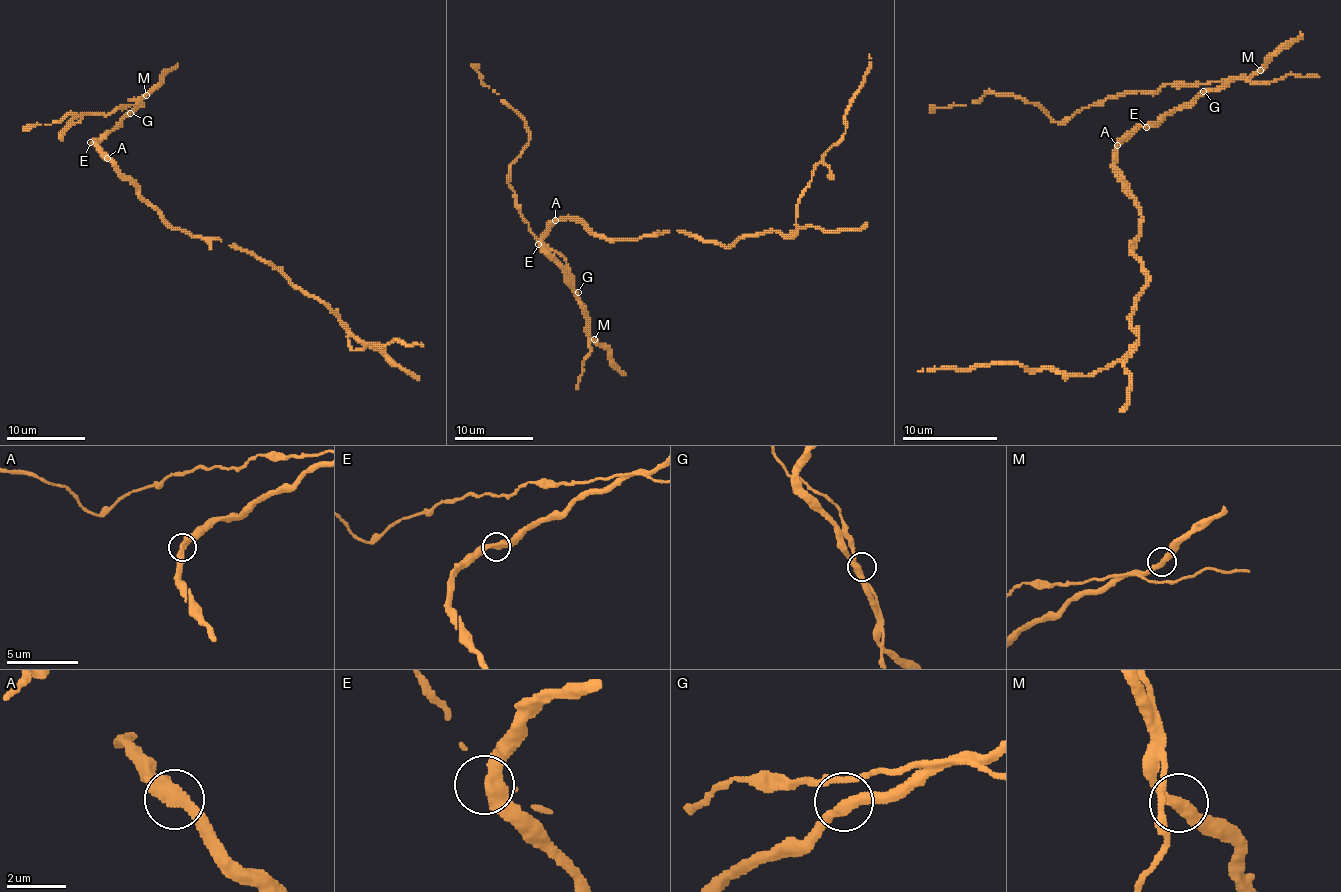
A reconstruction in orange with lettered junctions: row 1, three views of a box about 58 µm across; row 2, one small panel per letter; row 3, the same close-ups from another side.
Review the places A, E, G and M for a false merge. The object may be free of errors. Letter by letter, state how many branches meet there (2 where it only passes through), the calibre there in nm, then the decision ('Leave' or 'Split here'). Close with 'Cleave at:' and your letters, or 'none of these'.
A: Branches: 2. Thickness 420 nm. Leave
E: Branches: 2. Thickness 440 nm. Leave
G: Branches: 2. Thickness 400 nm. Leave
M: Branches: 2. Thickness 380 nm. Leave
Cleave at: none of these

